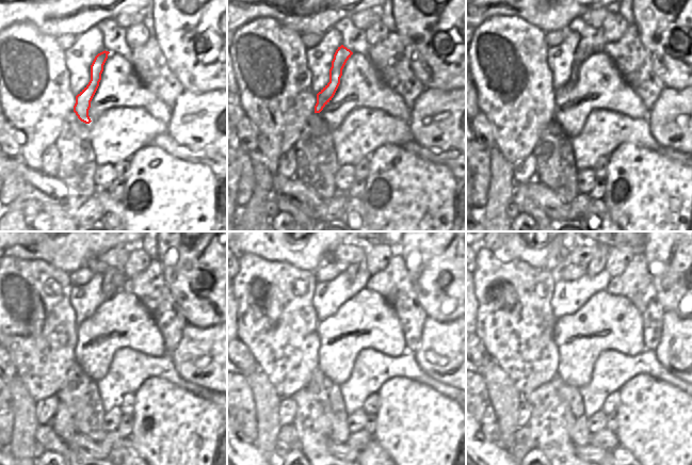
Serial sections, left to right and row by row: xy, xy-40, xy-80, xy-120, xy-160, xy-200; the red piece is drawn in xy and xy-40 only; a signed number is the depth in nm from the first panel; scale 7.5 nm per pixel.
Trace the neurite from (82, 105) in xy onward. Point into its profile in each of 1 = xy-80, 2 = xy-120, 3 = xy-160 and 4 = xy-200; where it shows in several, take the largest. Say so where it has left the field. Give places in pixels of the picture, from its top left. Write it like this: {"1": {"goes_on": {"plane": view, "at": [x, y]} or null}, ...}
{"1": {"goes_on": {"plane": "xy-80", "at": [583, 50]}}, "2": {"goes_on": {"plane": "xy-120", "at": [113, 279]}}, "3": {"goes_on": {"plane": "xy-160", "at": [352, 270]}}, "4": {"goes_on": {"plane": "xy-200", "at": [596, 265]}}}

